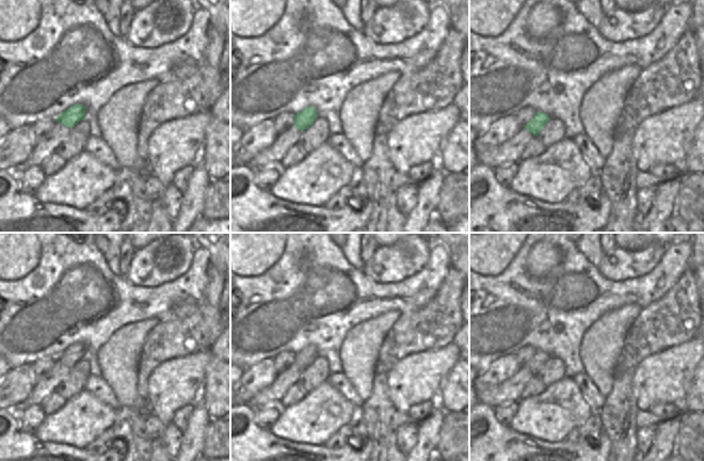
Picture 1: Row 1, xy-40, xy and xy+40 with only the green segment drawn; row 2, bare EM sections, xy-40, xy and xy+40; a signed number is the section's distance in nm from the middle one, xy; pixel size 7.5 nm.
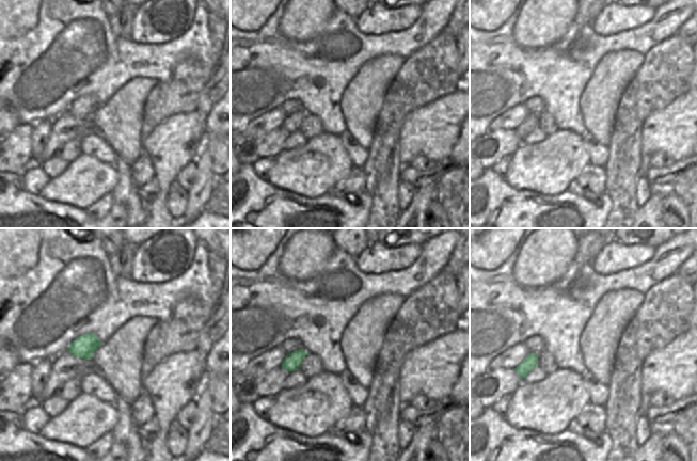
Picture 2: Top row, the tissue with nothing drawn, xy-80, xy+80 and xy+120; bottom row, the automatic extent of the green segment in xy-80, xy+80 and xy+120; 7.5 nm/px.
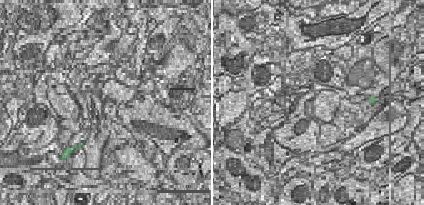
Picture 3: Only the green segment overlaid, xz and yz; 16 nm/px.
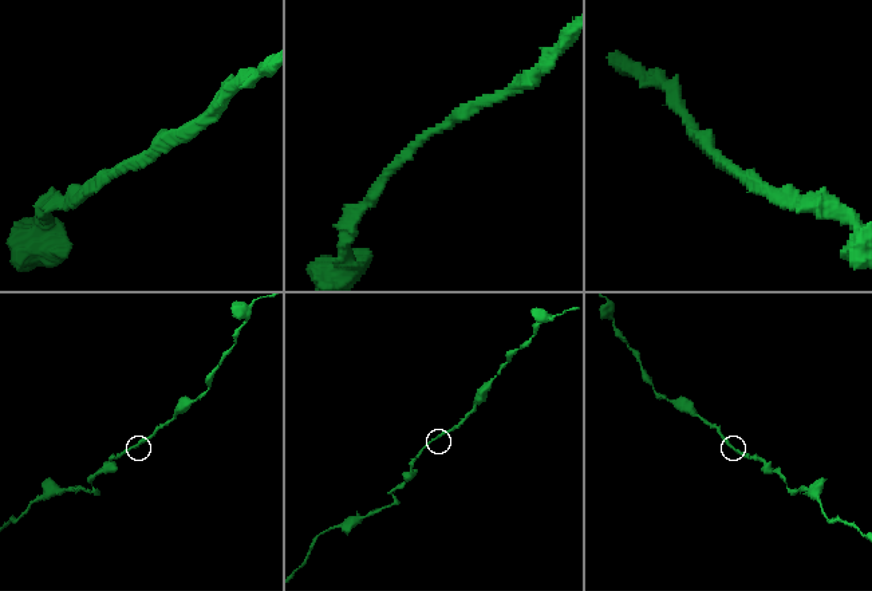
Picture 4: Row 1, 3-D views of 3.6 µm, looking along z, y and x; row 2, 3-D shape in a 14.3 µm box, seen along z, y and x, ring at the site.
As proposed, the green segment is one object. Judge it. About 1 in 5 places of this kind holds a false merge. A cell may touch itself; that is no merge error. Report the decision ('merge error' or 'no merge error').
no merge error

